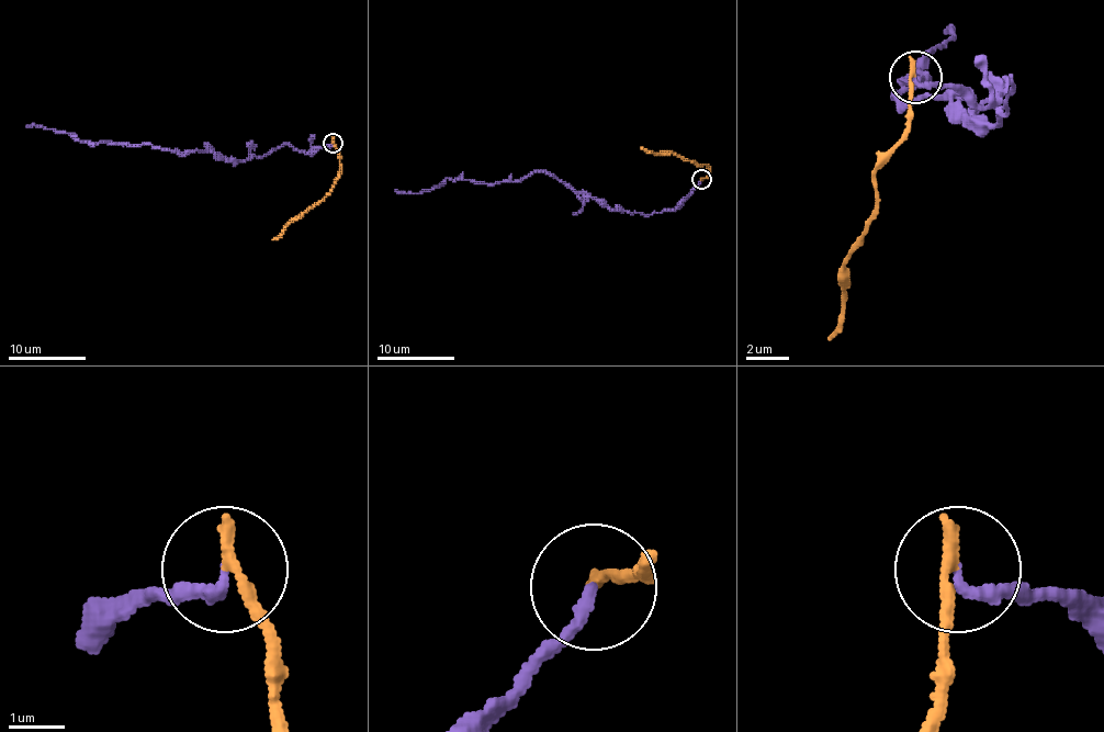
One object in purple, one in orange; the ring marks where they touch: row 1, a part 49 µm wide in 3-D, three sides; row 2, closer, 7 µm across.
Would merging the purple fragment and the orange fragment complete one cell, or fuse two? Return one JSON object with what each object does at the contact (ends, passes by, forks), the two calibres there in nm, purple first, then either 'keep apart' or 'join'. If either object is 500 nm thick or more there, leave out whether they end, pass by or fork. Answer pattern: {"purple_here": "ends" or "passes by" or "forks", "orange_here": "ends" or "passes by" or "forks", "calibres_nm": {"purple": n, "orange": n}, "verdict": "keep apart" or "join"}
{"purple_here": "ends", "orange_here": "ends", "calibres_nm": {"purple": 200, "orange": 280}, "verdict": "keep apart"}

